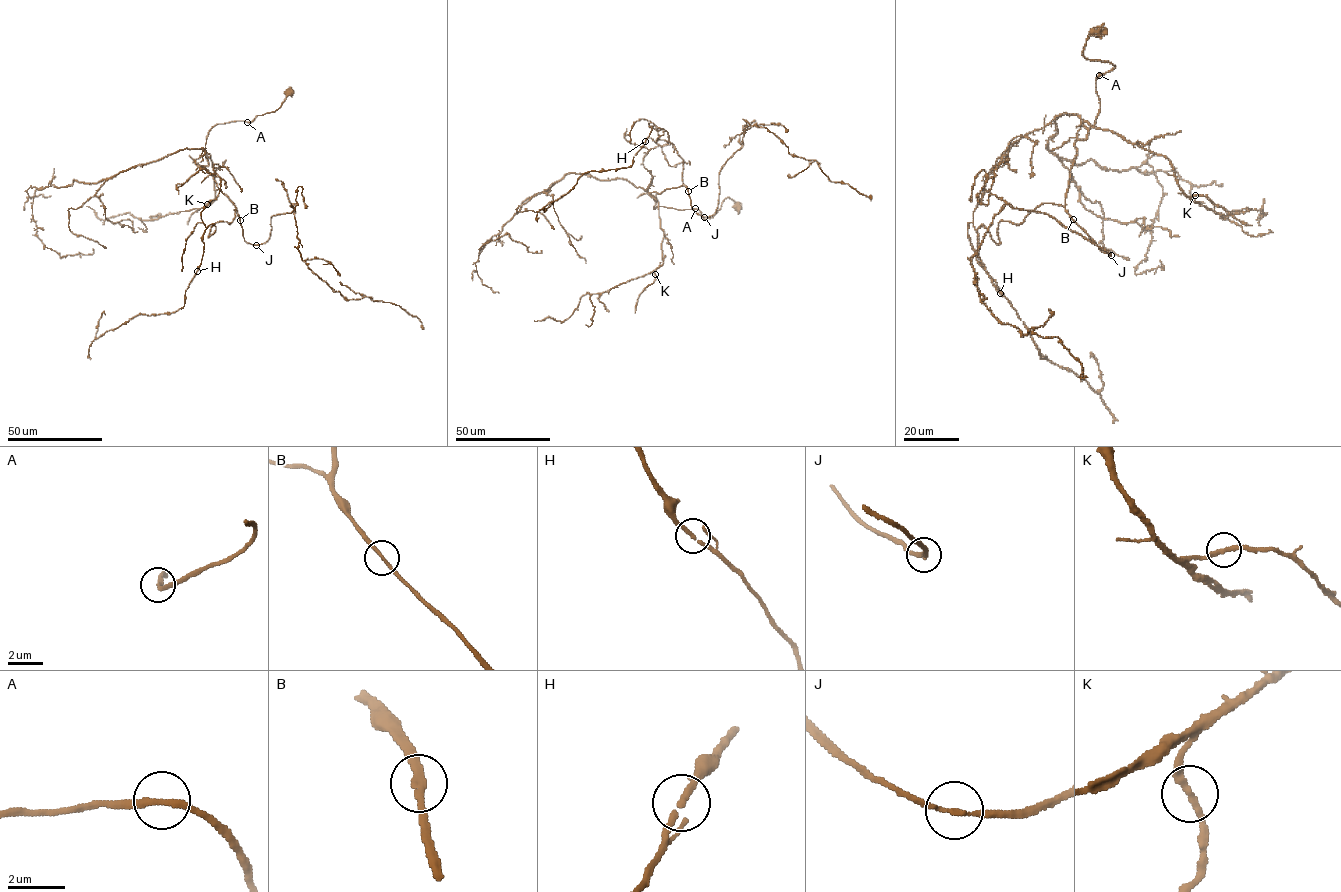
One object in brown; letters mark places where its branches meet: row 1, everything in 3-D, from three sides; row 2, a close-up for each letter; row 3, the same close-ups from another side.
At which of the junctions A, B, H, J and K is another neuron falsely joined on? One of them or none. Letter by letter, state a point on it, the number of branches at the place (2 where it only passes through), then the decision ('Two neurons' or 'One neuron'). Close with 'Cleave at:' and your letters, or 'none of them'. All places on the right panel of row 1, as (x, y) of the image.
A: Place: (1099, 75). Branches: 2. One neuron
B: Place: (1073, 219). Branches: 2. One neuron
H: Place: (1000, 293). Branches: 2. One neuron
J: Place: (1111, 255). Branches: 2. One neuron
K: Place: (1195, 195). Branches: 2. One neuron
Cleave at: none of them

